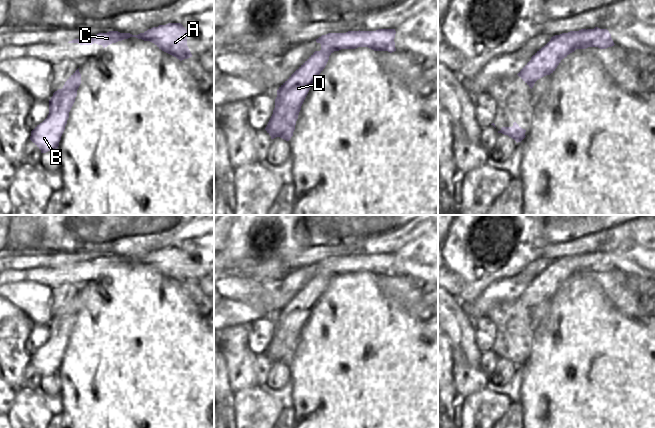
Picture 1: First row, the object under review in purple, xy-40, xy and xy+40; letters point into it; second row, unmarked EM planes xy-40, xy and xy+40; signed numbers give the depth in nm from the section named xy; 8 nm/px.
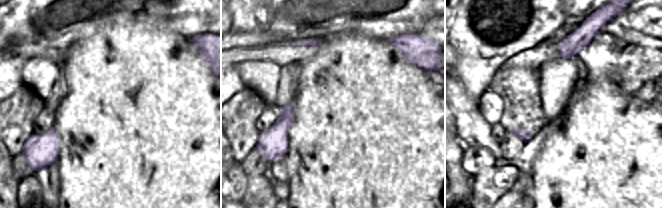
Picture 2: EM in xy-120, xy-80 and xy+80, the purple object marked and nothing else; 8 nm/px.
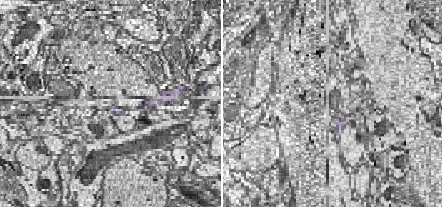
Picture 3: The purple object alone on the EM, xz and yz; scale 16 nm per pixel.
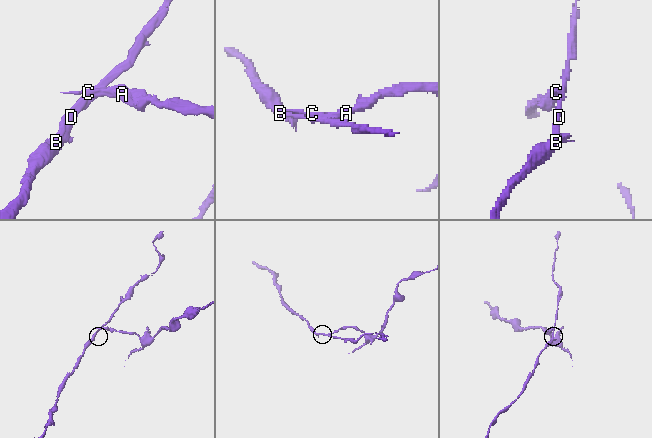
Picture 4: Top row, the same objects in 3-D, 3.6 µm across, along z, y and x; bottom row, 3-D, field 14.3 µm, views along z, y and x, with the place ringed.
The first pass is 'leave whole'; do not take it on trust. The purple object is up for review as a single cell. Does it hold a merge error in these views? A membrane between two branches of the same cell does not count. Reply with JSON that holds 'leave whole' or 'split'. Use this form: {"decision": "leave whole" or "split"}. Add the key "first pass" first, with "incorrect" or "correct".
{"first pass": "incorrect", "decision": "split"}

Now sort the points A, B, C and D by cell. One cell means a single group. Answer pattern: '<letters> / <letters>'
A C / B D

